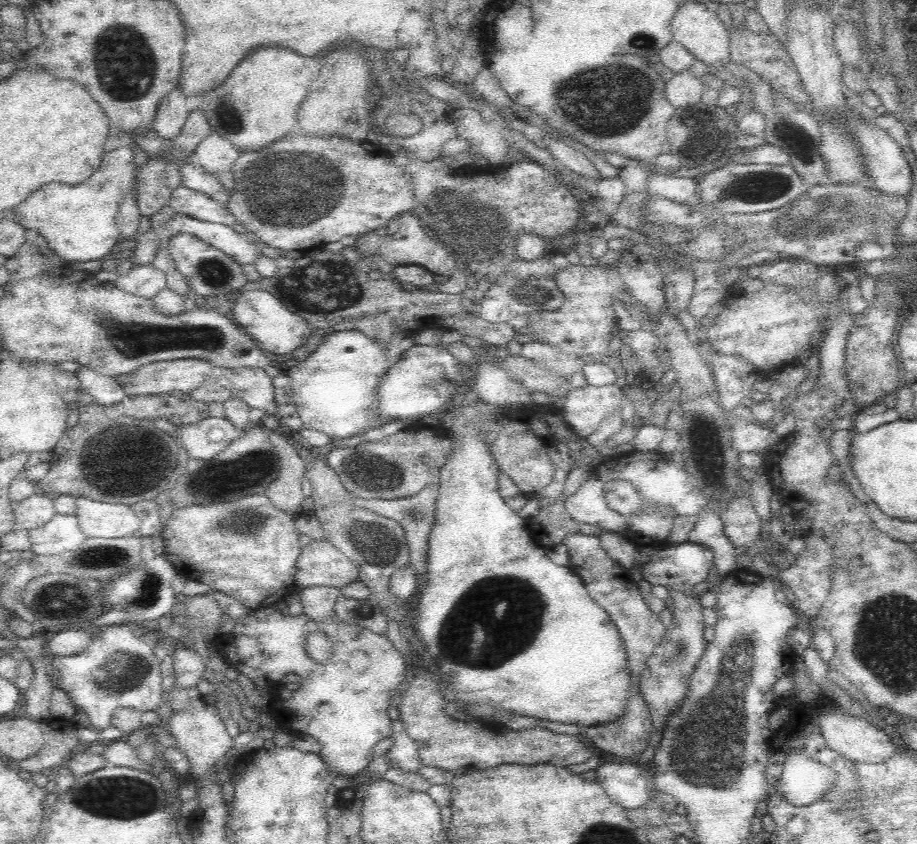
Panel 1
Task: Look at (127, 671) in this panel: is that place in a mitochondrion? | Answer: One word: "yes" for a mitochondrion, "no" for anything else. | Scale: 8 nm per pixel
yes

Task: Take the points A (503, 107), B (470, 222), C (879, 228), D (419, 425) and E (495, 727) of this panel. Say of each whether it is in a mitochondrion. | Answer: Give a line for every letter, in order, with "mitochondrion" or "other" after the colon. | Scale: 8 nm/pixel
A: other
B: mitochondrion
C: other
D: other
E: other

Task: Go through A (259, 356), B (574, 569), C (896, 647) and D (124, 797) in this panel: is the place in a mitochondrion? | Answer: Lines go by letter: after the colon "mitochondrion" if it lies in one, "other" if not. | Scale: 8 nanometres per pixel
A: other
B: other
C: mitochondrion
D: mitochondrion

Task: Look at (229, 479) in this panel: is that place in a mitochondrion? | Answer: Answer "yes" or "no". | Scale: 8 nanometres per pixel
yes

